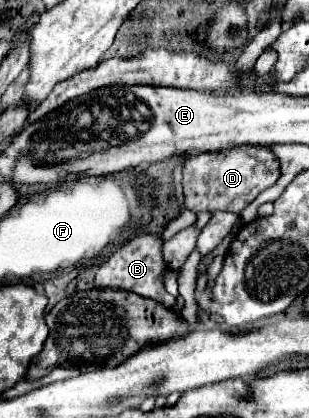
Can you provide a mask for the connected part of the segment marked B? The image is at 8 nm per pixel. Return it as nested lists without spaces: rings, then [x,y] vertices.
[[[145,233],[145,235],[137,235],[131,241],[127,241],[123,247],[119,247],[109,261],[105,261],[97,273],[95,273],[95,287],[97,289],[105,289],[105,287],[113,287],[113,289],[125,289],[125,291],[133,291],[137,295],[143,295],[147,299],[155,299],[157,303],[163,303],[165,307],[173,307],[173,297],[165,291],[163,285],[163,271],[167,269],[165,261],[163,261],[163,239],[159,235],[153,233]]]

